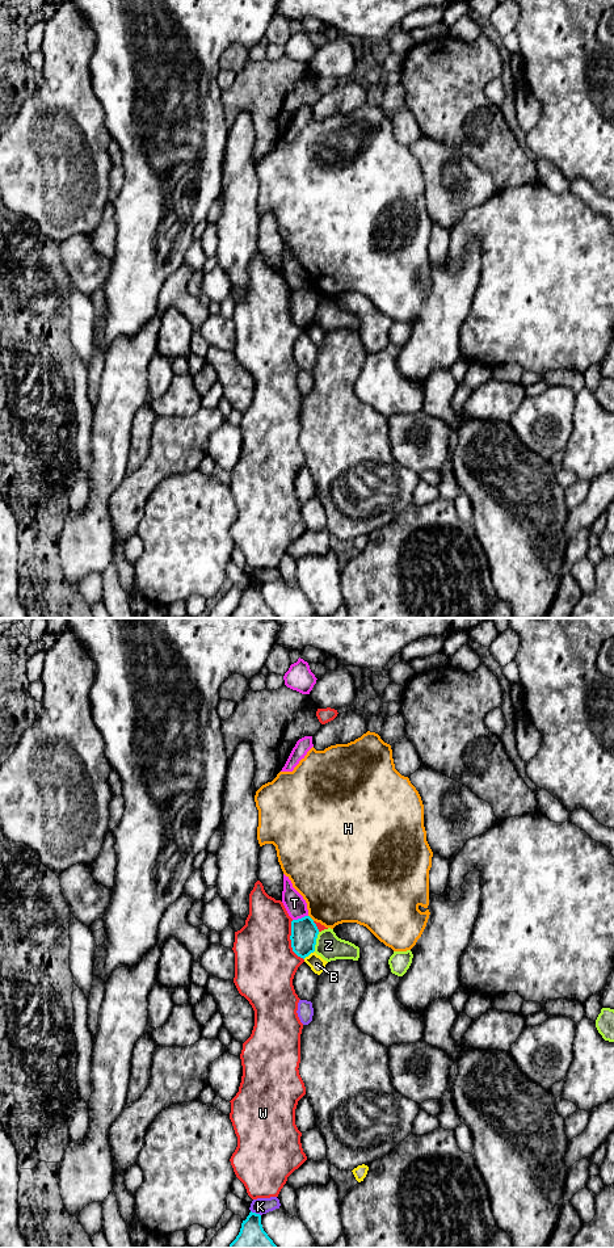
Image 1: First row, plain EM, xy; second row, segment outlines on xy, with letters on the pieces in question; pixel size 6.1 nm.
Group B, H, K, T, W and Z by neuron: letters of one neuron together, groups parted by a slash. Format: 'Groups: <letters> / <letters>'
Groups: B / H / K / T / W / Z

